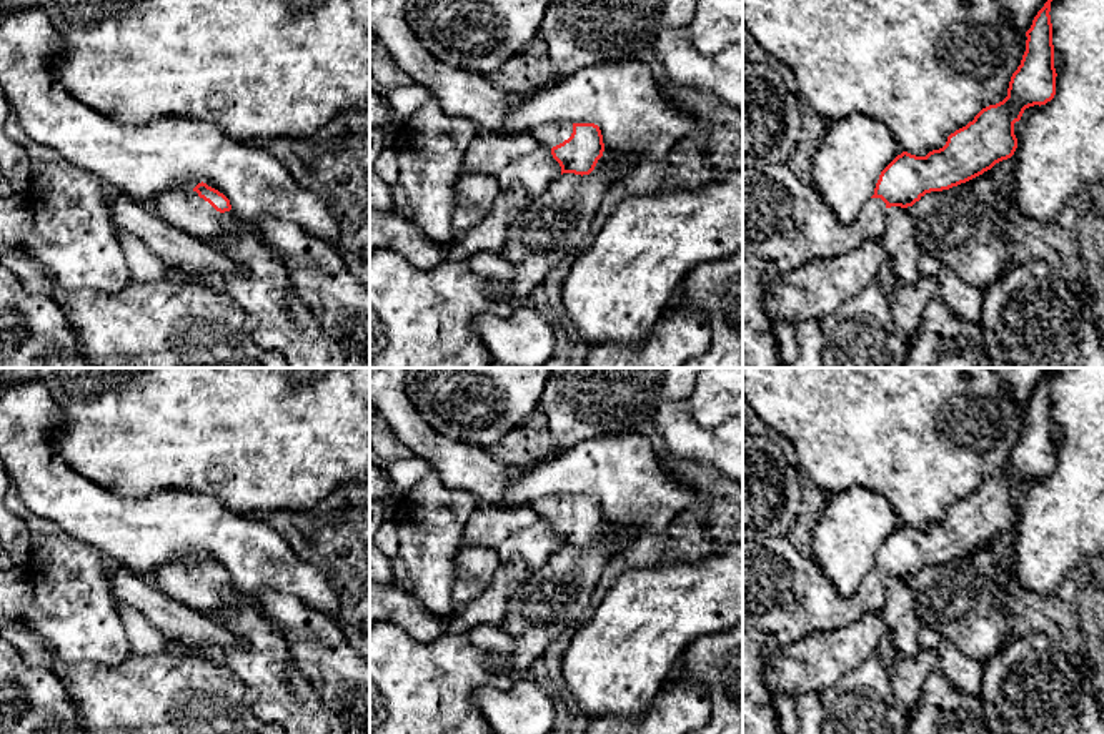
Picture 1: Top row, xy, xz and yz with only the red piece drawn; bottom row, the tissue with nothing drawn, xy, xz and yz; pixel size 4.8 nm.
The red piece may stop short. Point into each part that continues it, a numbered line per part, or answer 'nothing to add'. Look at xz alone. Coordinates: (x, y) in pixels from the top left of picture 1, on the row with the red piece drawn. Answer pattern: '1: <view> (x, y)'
1: xz (550, 135)

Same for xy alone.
1: xy (185, 210)

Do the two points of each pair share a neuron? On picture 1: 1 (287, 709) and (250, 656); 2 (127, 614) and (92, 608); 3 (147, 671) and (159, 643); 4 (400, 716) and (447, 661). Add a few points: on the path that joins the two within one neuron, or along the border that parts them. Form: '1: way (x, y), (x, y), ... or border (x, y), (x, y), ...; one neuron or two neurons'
1: way (283, 696), (278, 684), (263, 669); one neuron
2: border (115, 603), (129, 651); two neurons
3: border (167, 649), (157, 654), (132, 654); two neurons
4: way (415, 709), (448, 676); one neuron

